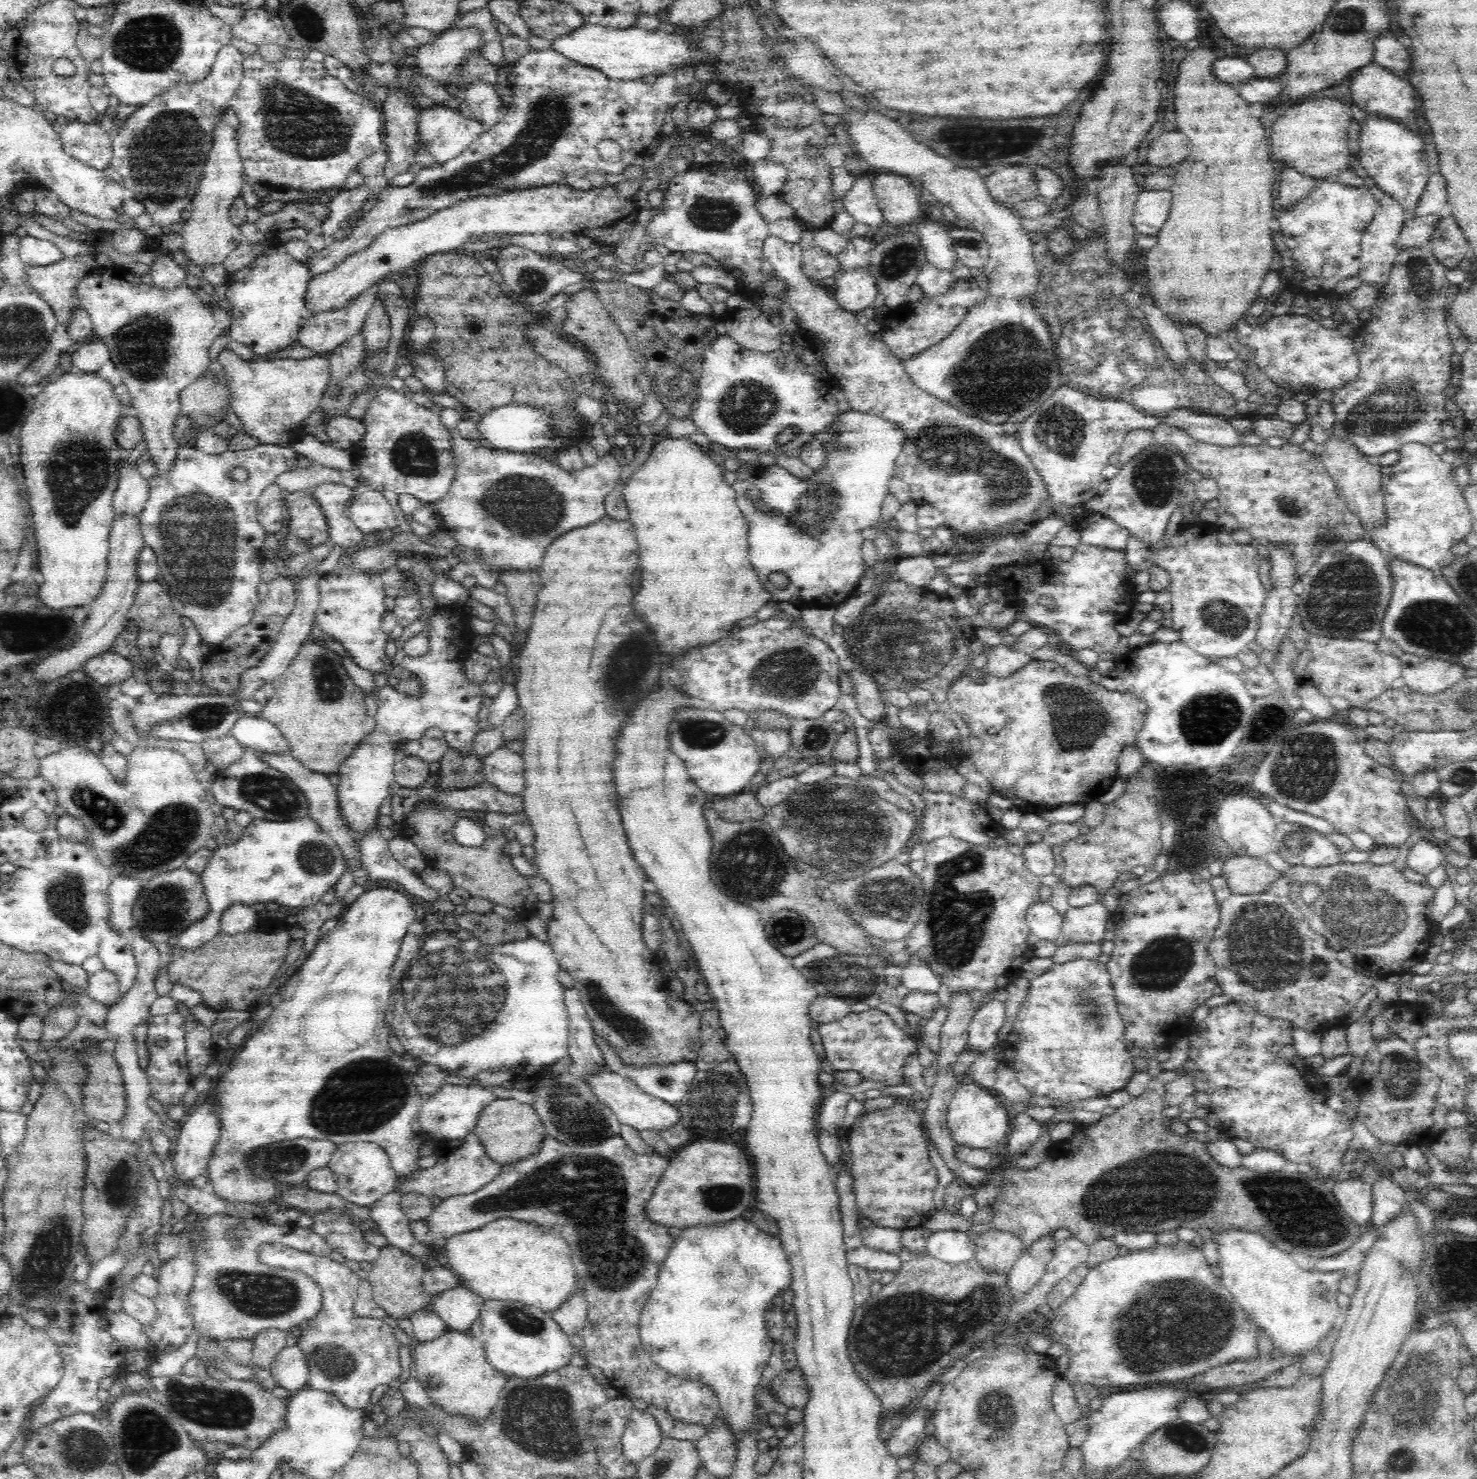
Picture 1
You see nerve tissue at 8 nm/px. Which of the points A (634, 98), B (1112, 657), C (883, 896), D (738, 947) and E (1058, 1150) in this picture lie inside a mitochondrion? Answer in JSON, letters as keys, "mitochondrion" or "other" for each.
{"A":"other","B":"other","C":"mitochondrion","D":"other","E":"other"}

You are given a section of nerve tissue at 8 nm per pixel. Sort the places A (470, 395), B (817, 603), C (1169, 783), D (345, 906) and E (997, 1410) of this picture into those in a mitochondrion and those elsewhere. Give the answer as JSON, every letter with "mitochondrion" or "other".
{"A":"other","B":"other","C":"other","D":"other","E":"mitochondrion"}

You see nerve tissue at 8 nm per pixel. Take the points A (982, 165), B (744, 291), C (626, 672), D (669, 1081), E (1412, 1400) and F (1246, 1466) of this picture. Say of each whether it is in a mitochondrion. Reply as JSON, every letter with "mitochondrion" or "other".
{"A":"other","B":"other","C":"mitochondrion","D":"mitochondrion","E":"mitochondrion","F":"other"}

